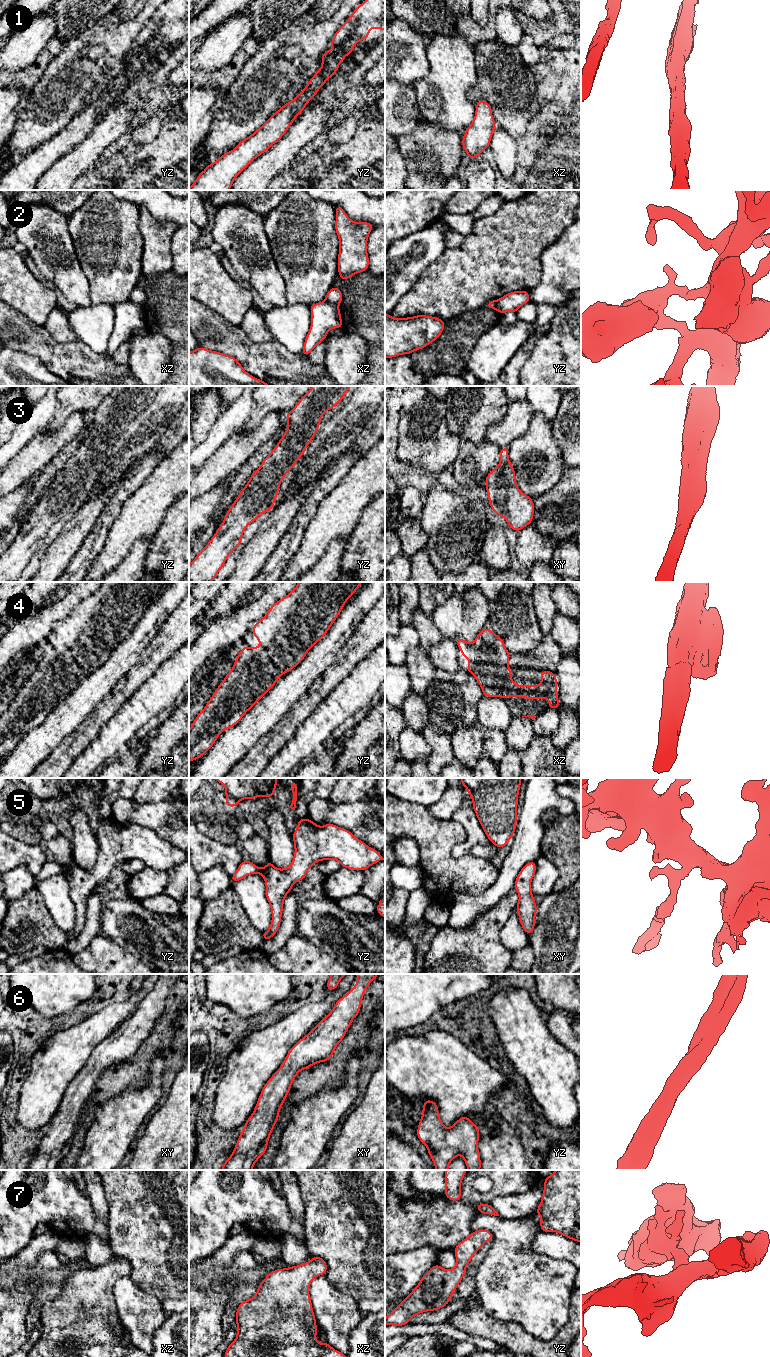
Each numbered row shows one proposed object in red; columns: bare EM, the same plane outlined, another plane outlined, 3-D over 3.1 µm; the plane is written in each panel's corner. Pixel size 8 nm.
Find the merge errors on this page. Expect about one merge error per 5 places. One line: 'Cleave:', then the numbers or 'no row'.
Cleave: 2

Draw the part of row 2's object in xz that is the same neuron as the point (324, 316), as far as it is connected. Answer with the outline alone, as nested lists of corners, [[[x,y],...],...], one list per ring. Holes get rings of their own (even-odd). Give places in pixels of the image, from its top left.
[[[328,301],[310,305],[311,327],[306,336],[301,354],[308,356],[312,350],[326,339],[330,329],[342,329],[339,306]]]

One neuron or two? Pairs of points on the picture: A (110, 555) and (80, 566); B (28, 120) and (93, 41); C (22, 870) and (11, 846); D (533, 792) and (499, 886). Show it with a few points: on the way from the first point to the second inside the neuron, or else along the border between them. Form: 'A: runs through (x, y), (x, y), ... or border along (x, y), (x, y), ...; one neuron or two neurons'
A: border along (105, 540), (102, 550), (86, 571); two neurons
B: runs through (49, 104), (90, 62); one neuron
C: border along (10, 869), (24, 865), (34, 877); two neurons
D: runs through (530, 815), (526, 847), (513, 863); one neuron

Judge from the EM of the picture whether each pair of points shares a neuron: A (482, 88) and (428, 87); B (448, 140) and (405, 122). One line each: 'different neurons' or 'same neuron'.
A: different neurons
B: different neurons

